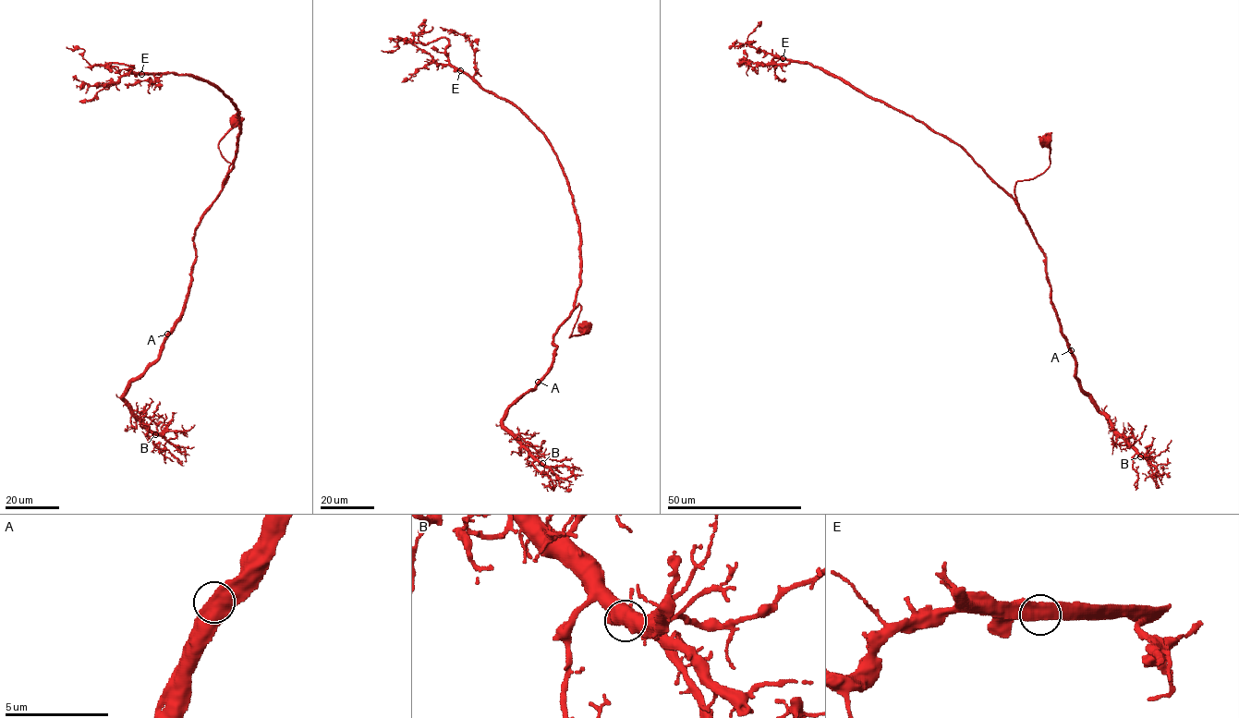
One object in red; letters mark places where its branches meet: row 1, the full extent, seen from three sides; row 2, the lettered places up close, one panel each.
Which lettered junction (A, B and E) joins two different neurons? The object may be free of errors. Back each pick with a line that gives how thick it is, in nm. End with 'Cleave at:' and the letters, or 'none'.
Cleave at: none

